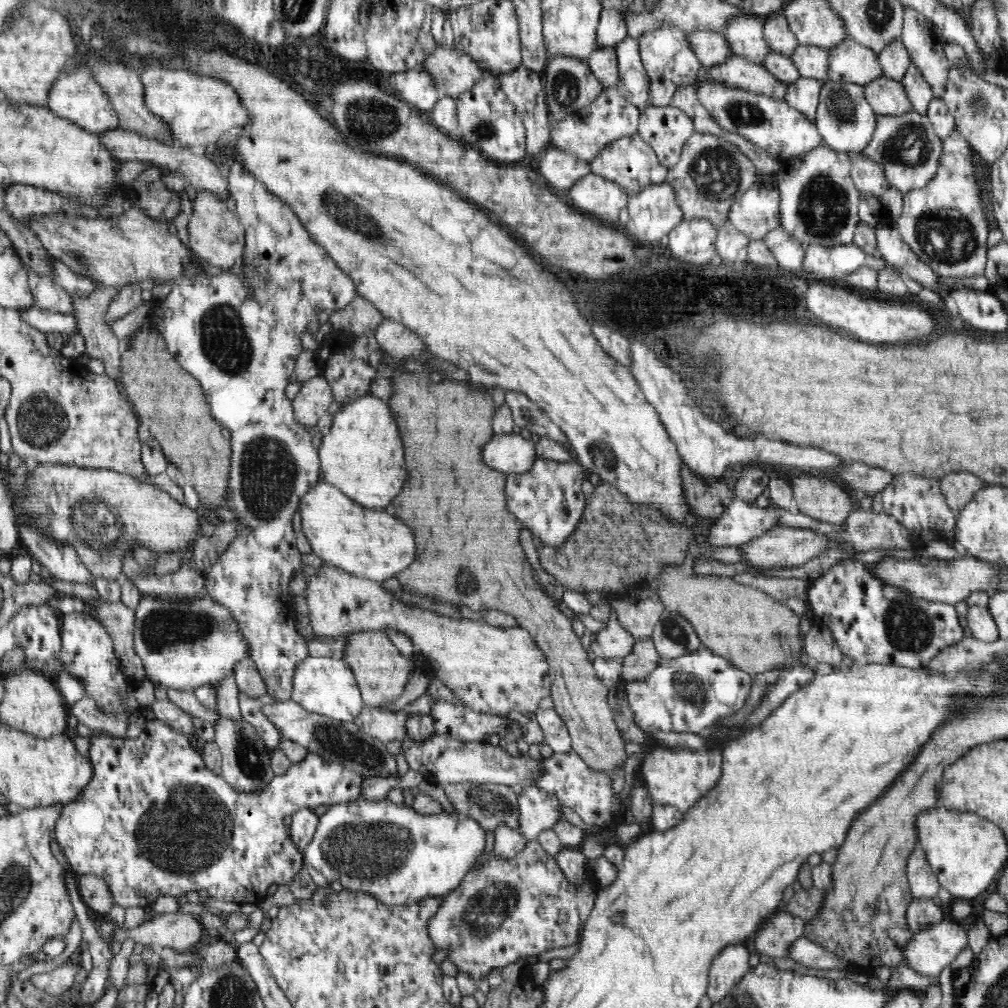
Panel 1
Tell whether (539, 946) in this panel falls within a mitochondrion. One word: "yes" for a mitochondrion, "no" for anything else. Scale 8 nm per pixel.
no

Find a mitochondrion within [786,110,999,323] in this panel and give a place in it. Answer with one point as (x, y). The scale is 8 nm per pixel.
(946, 235)

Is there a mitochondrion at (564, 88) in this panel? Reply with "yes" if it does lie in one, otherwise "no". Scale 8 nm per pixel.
yes

